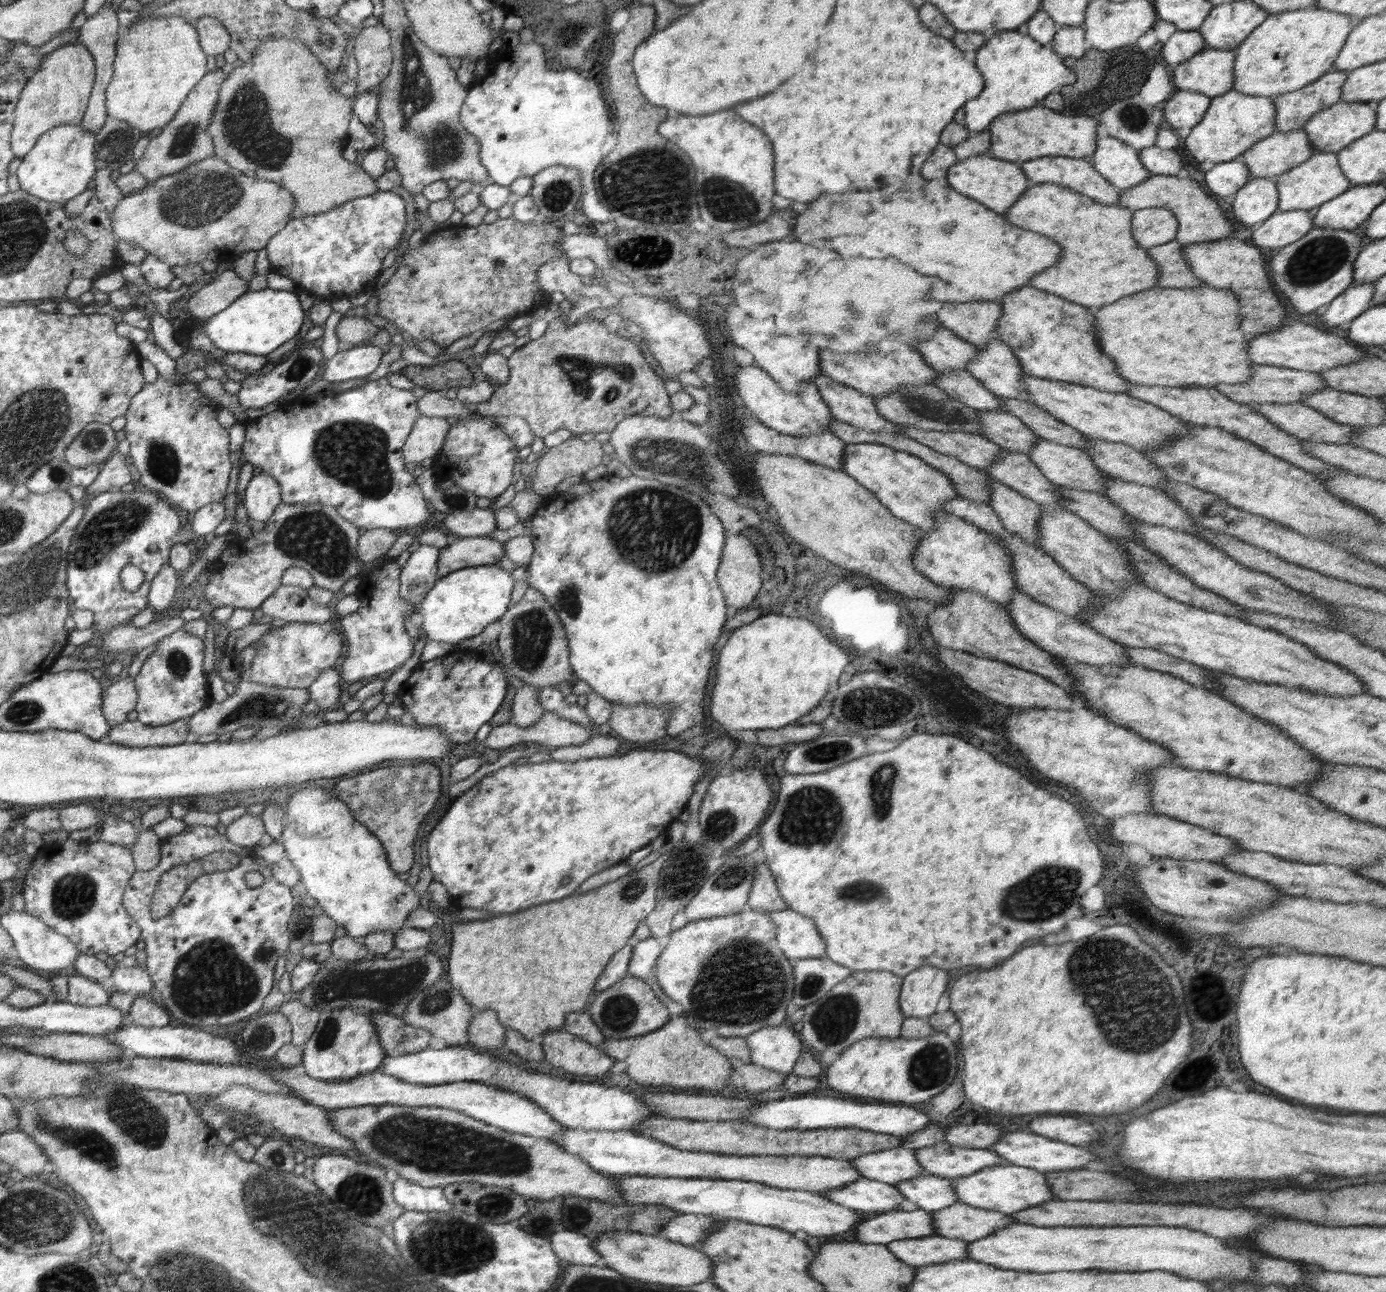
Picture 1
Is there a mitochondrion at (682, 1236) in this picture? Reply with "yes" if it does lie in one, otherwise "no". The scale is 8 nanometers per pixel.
no

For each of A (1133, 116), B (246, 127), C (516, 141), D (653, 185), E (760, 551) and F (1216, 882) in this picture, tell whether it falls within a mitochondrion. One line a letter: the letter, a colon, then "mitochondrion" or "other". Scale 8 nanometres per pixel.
A: mitochondrion
B: mitochondrion
C: other
D: mitochondrion
E: other
F: other

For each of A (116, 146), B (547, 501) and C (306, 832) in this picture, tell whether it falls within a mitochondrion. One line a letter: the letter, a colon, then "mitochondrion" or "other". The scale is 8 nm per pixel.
A: mitochondrion
B: other
C: other

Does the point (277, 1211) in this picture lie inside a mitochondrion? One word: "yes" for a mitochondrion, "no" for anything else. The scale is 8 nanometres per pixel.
yes

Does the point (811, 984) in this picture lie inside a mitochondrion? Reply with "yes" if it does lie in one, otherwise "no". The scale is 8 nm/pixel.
yes

